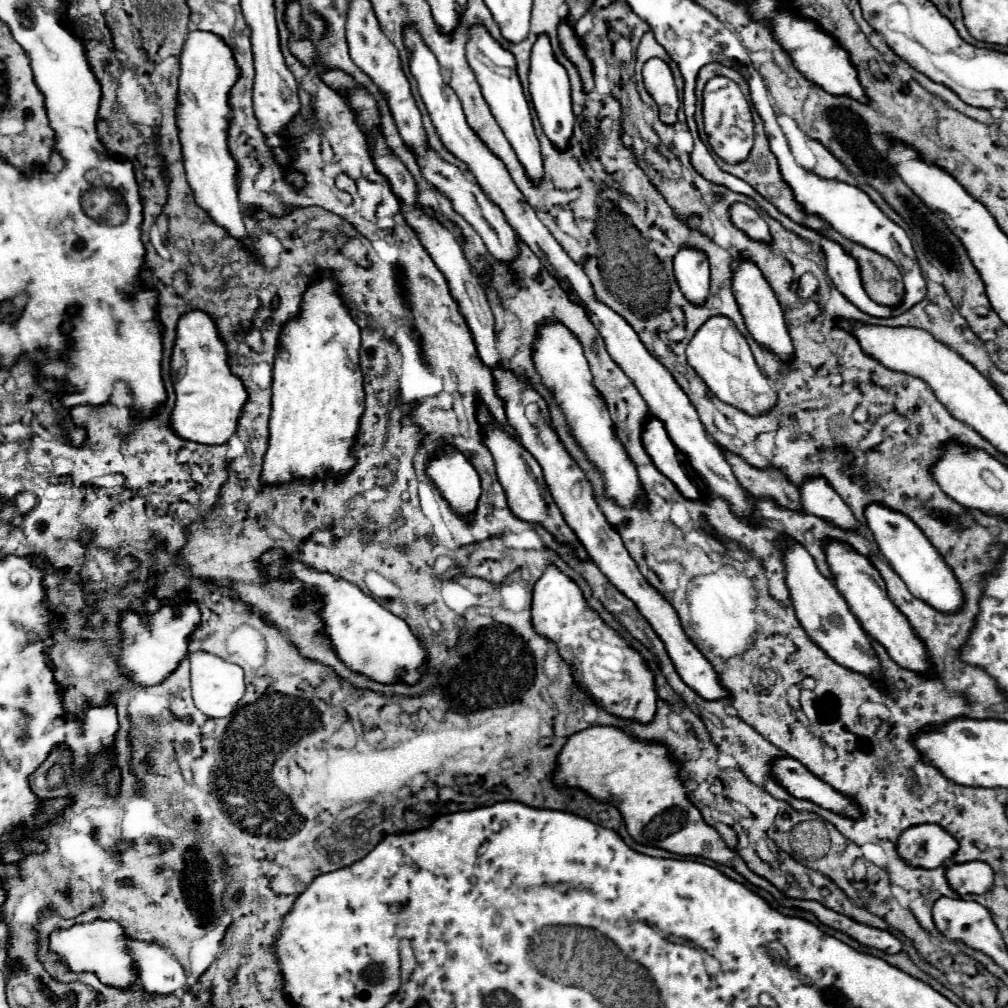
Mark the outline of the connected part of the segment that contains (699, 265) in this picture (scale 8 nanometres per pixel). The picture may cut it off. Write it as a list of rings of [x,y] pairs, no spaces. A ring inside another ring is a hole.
[[[682,248],[674,258],[674,276],[688,302],[696,306],[702,306],[706,302],[710,268],[702,252]]]

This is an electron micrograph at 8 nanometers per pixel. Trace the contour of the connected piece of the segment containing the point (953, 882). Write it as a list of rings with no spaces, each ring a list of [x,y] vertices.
[[[986,862],[952,864],[946,870],[950,886],[960,894],[984,894],[992,888],[994,872]]]

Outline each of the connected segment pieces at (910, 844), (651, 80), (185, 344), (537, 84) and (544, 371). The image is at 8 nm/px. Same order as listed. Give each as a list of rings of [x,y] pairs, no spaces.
[[[936,824],[912,826],[898,840],[898,854],[910,866],[920,868],[938,868],[946,864],[956,850],[958,850],[956,838]]]
[[[650,58],[642,66],[642,80],[644,80],[644,86],[646,86],[648,94],[658,104],[660,120],[664,124],[674,124],[680,100],[678,100],[674,78],[672,78],[672,72],[670,72],[668,64],[660,58]]]
[[[194,310],[180,316],[170,360],[176,402],[168,418],[168,426],[178,438],[200,444],[224,444],[236,434],[236,424],[248,394],[242,380],[230,372],[226,360],[224,342],[220,340],[216,324],[208,314]]]
[[[540,36],[532,48],[532,62],[530,62],[530,96],[532,96],[532,106],[538,114],[540,126],[546,134],[546,138],[558,148],[566,150],[570,146],[572,138],[572,128],[574,128],[574,112],[570,104],[570,82],[566,70],[556,62],[552,54],[550,40],[546,36]]]
[[[558,322],[542,324],[540,338],[534,346],[532,358],[534,358],[538,374],[542,376],[544,386],[548,390],[552,390],[560,408],[564,410],[574,438],[580,442],[582,450],[596,464],[596,468],[604,474],[606,496],[612,498],[620,506],[630,506],[638,496],[642,496],[644,490],[640,486],[634,464],[630,462],[624,446],[620,444],[620,440],[612,428],[612,420],[610,420],[608,412],[598,408],[598,404],[592,398],[596,394],[596,390],[592,386],[592,374],[590,374],[590,368],[584,358],[580,342],[576,340],[576,336],[570,330],[566,330]]]

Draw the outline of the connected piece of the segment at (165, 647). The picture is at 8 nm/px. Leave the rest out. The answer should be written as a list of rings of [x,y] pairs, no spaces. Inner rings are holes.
[[[152,594],[146,602],[146,610],[148,610],[148,616],[144,616],[144,618],[136,616],[134,612],[124,614],[120,666],[122,666],[124,674],[132,674],[134,682],[152,686],[152,684],[162,682],[186,656],[188,636],[200,624],[200,610],[198,610],[196,602],[188,602],[184,606],[172,608]],[[176,610],[180,610],[178,616],[176,616]]]

